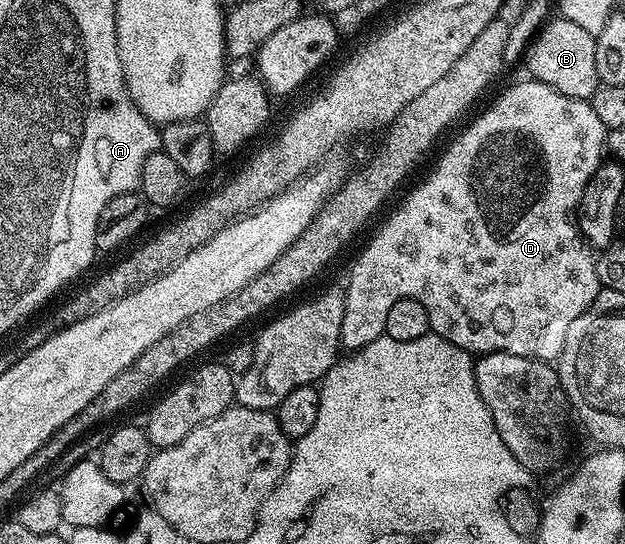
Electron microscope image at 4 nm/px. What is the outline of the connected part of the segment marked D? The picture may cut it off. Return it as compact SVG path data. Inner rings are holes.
M532 77L526 80L526 83L517 83L514 87L507 88L442 153L441 160L433 167L433 172L386 217L385 224L377 231L377 236L362 249L361 256L354 261L353 268L349 271L349 284L343 287L345 308L341 326L341 346L346 352L368 348L371 341L380 340L384 336L387 309L391 309L395 301L417 299L427 309L432 334L442 335L444 339L451 341L451 345L474 356L480 357L492 351L506 351L528 359L555 361L563 353L563 341L567 341L567 329L571 329L571 321L575 321L575 317L579 317L579 313L583 313L583 309L587 309L603 289L597 272L595 251L577 230L574 219L577 203L583 197L587 183L603 162L603 152L607 147L607 129L603 121L599 121L590 100L567 97Z

